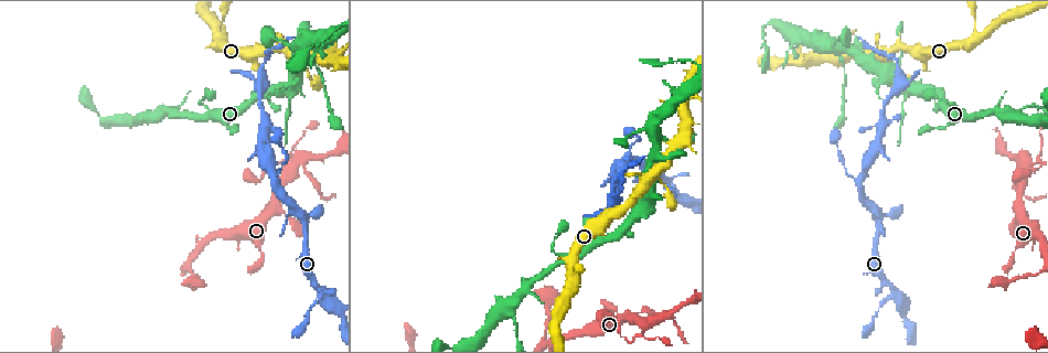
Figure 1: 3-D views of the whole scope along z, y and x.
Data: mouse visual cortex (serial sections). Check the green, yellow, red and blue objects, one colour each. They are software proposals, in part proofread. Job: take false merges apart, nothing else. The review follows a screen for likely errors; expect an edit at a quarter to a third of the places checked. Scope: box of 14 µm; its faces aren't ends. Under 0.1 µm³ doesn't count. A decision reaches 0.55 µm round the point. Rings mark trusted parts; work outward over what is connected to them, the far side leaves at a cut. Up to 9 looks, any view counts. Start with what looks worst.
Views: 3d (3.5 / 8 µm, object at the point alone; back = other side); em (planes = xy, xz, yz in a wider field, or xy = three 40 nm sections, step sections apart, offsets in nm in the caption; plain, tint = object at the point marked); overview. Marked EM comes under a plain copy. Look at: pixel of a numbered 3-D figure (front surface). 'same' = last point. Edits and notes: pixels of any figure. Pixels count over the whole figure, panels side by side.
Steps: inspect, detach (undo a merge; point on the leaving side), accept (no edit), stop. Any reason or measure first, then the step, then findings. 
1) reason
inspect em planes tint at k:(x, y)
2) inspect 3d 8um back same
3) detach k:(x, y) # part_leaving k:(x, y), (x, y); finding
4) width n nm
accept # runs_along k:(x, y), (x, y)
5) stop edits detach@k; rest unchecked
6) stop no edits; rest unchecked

abrupt turn
inspect 3d 3.5um at 1:(623, 336)

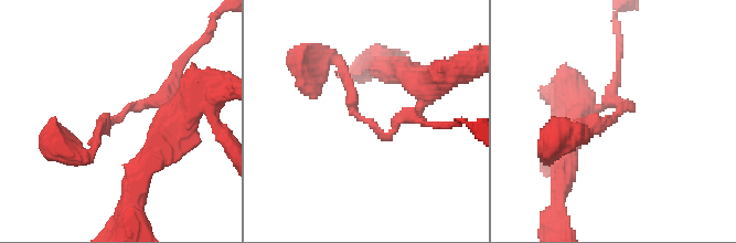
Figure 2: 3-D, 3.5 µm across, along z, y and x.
arm_widths 150, 200 nm; now the EM
inspect em xy step 1 tint at 2:(362, 118)

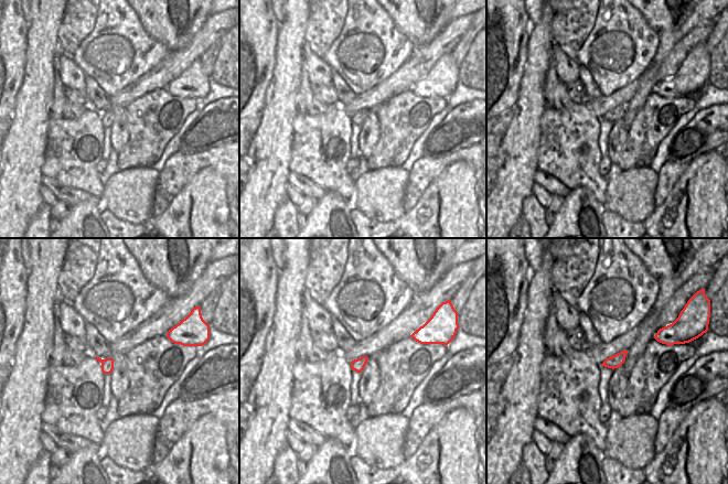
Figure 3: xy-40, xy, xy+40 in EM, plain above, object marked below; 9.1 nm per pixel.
width 120 nm
accept # runs_along 2:(417, 112), (383, 137), (352, 108), (342, 66); all the same cell

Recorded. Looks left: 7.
thick turns thin
inspect 3d 3.5um back at 1:(886, 104)

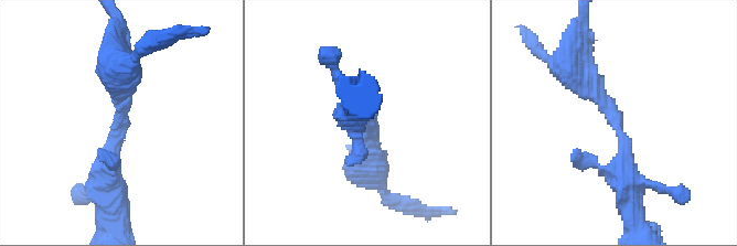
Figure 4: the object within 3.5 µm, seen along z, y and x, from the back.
arm_widths 300, 400 nm
inspect em xy step 2 tint at 4:(615, 129)

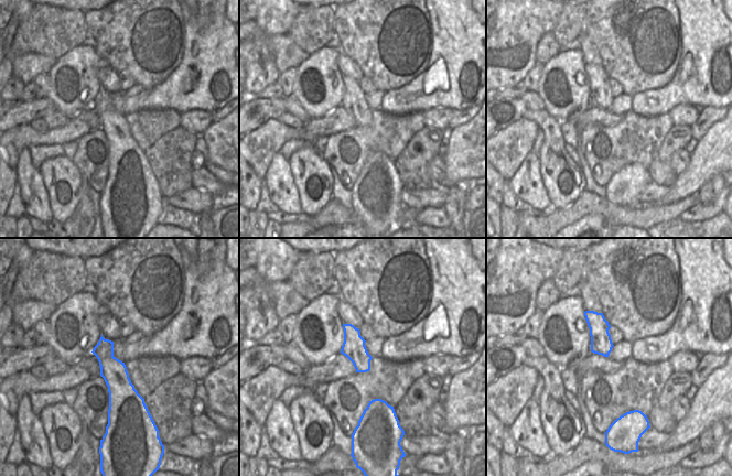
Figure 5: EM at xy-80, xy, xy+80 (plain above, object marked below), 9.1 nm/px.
width 200 nm
accept # runs_along 4:(627, 198), (625, 140), (570, 68); continuous, no second cell

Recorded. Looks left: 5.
abrupt turn
inspect 3d 3.5um at 1:(272, 36)

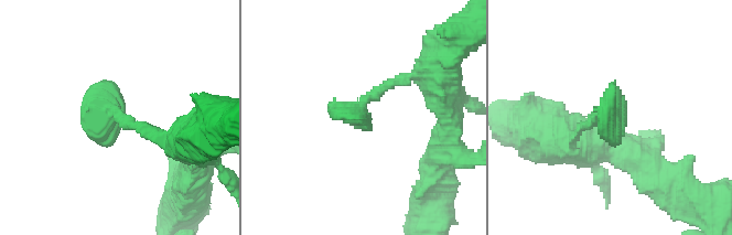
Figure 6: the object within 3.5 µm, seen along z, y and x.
inspect em xy step 1 tint at 6:(602, 113)

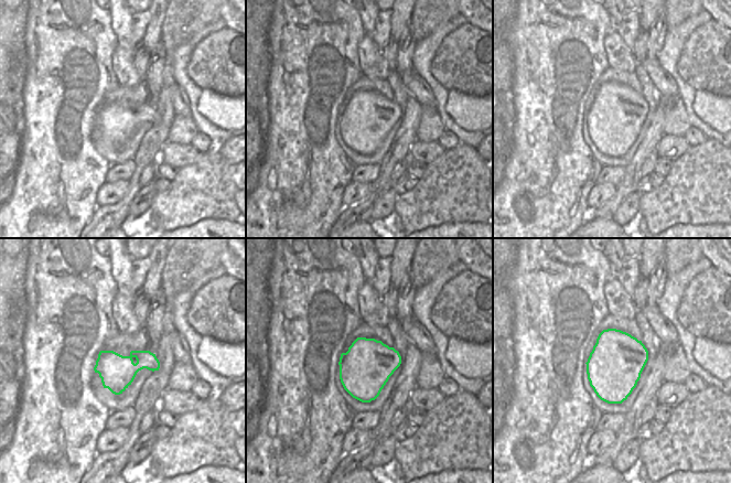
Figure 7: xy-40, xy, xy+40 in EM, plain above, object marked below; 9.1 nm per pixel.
width 460 nm
accept # runs_along 6:(418, 74), (380, 87), (344, 119); all the same cell

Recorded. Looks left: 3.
narrows sharply
inspect 3d 3.5um at 1:(1029, 105)

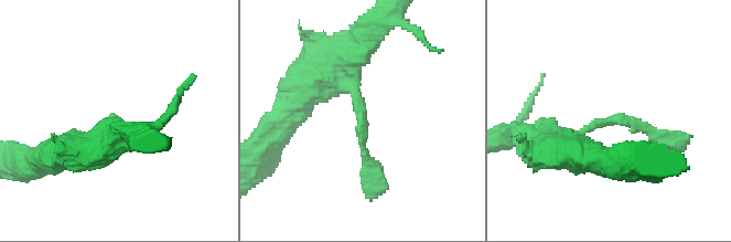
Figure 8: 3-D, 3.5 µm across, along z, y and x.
arm_widths 250, 300 nm; need the tissue
inspect em xy step 1 tint at 8:(361, 124)

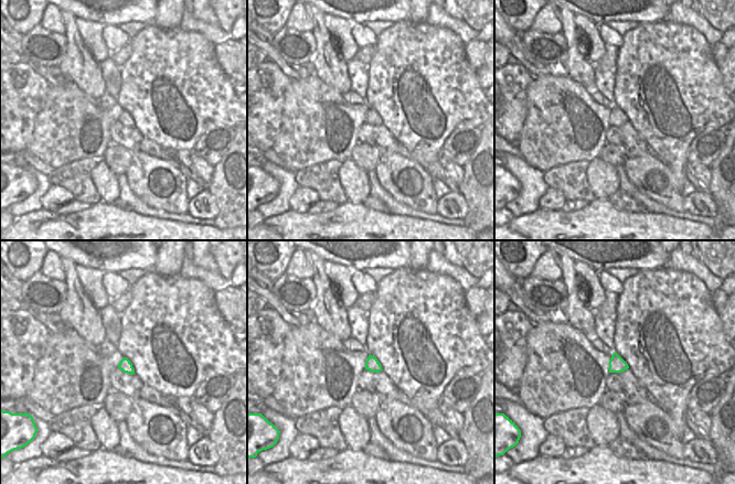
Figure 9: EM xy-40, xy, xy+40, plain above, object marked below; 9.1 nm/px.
accept # runs_along 8:(344, 53), (375, 186); one cell here

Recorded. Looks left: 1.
stop no edits; rest unchecked

